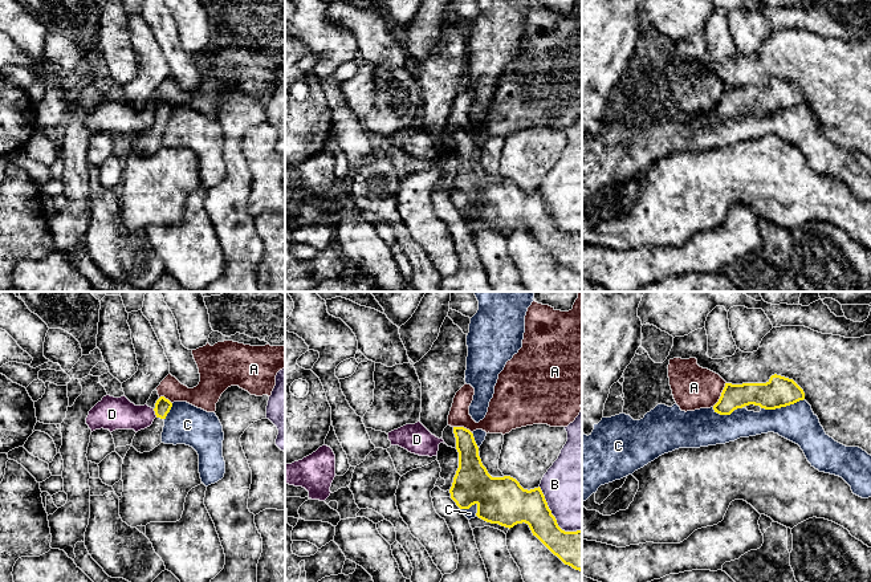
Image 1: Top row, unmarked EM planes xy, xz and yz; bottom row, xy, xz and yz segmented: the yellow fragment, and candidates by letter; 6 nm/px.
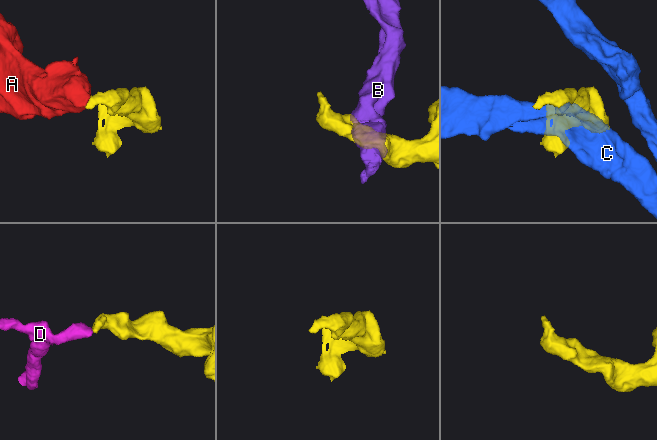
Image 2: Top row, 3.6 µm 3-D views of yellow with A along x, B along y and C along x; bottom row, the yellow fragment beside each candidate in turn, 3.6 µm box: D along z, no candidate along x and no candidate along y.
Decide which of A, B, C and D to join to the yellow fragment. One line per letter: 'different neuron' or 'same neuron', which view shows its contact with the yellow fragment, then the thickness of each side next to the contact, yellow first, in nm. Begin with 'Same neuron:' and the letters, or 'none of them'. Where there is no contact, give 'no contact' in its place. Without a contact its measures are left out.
Same neuron: none of them
A: different neuron; contact in yz; calibres 150 and 260 nm
B: different neuron; contact in xz; calibres 240 and 460 nm
C: different neuron; contact in yz; calibres 190 and 220 nm
D: different neuron; contact in xy; calibres 100 and 190 nm

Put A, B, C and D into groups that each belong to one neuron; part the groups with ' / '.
A D / B / C

